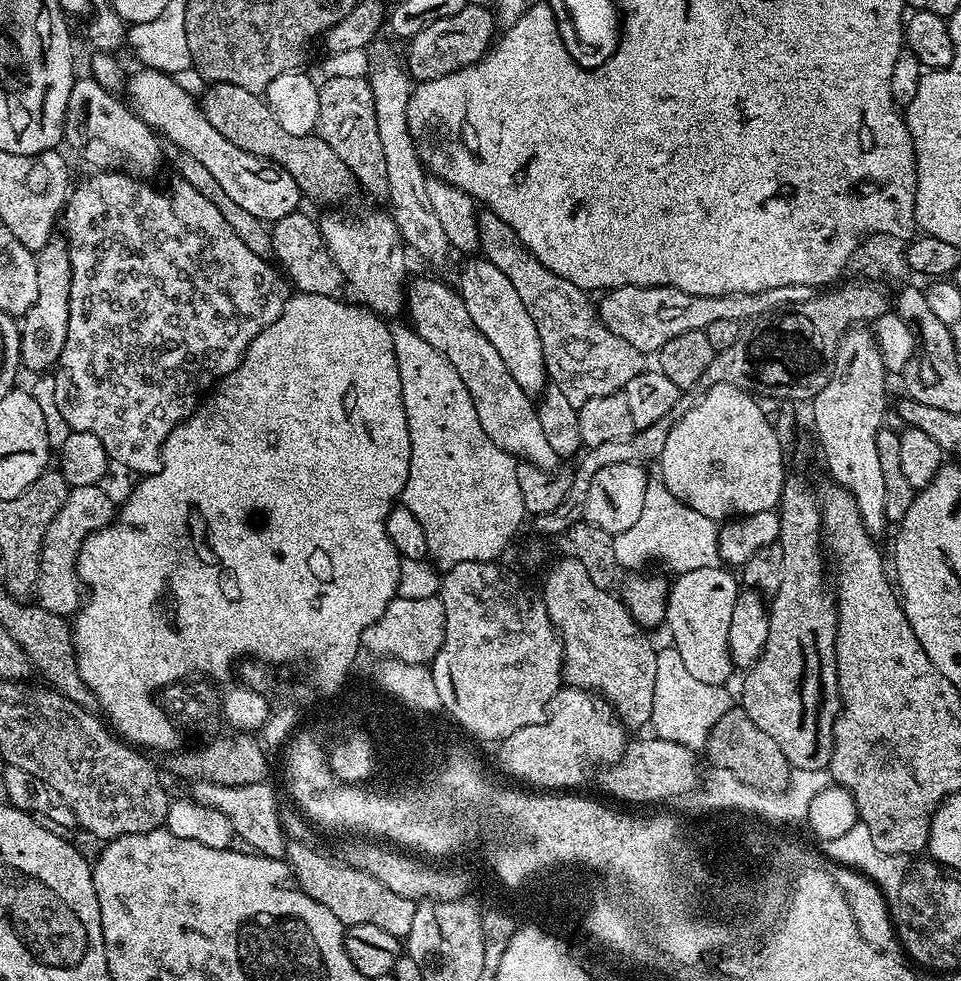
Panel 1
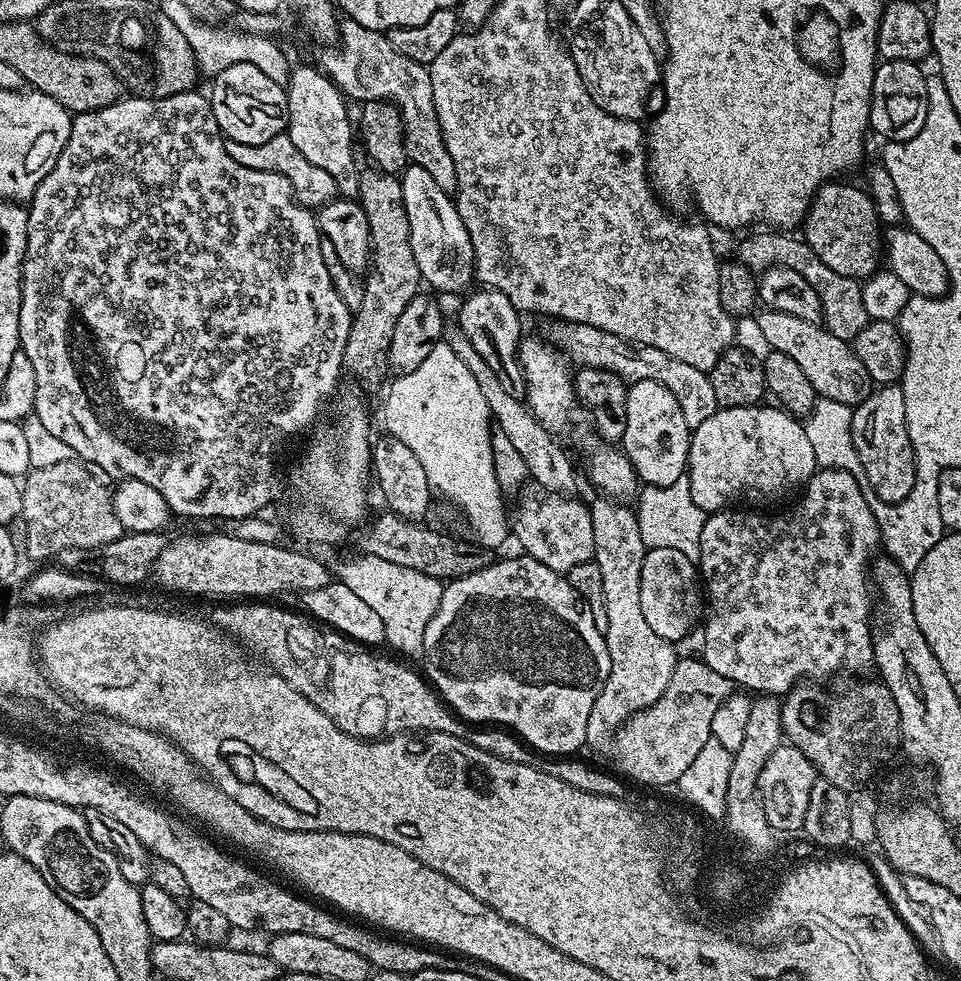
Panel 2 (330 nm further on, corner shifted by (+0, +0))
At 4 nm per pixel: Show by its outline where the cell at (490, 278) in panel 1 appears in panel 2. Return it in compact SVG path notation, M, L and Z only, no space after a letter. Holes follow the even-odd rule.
M409 163L400 177L403 205L409 219L410 250L423 283L427 287L432 286L437 293L462 291L474 280L474 252L470 246L470 234L466 234L466 226L462 226L455 199L442 190L422 166Z

